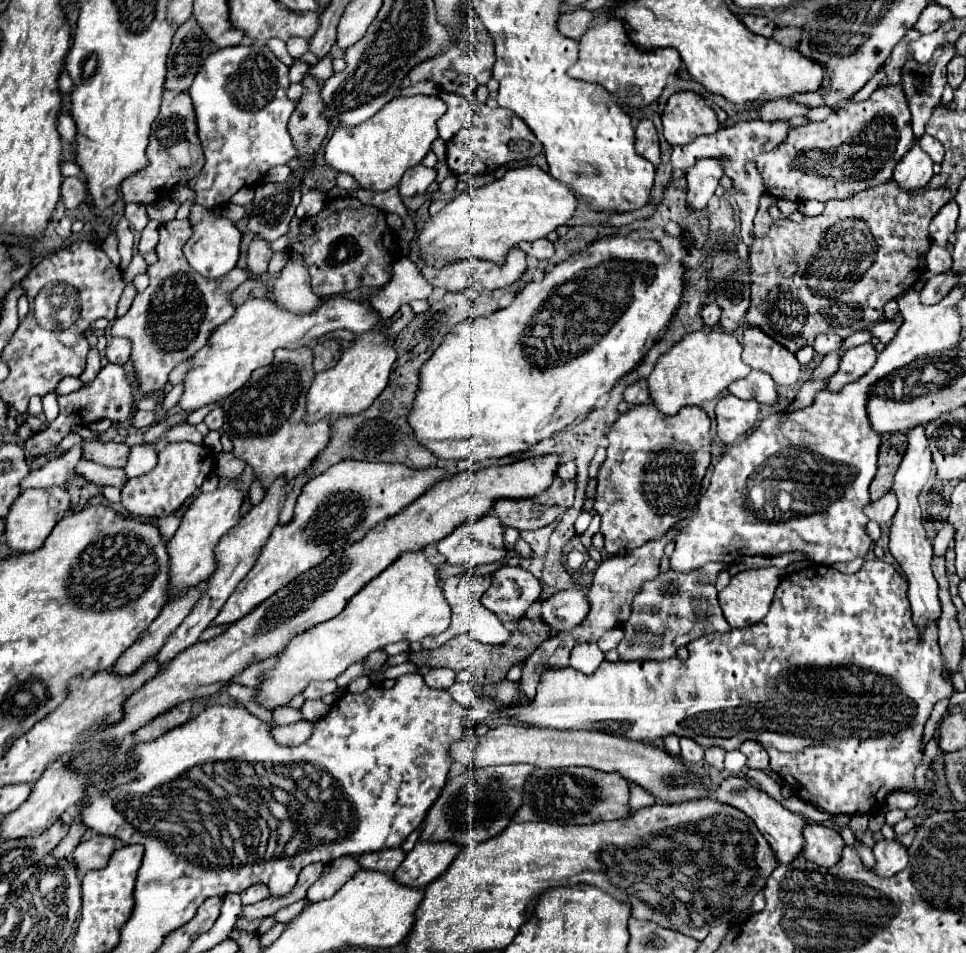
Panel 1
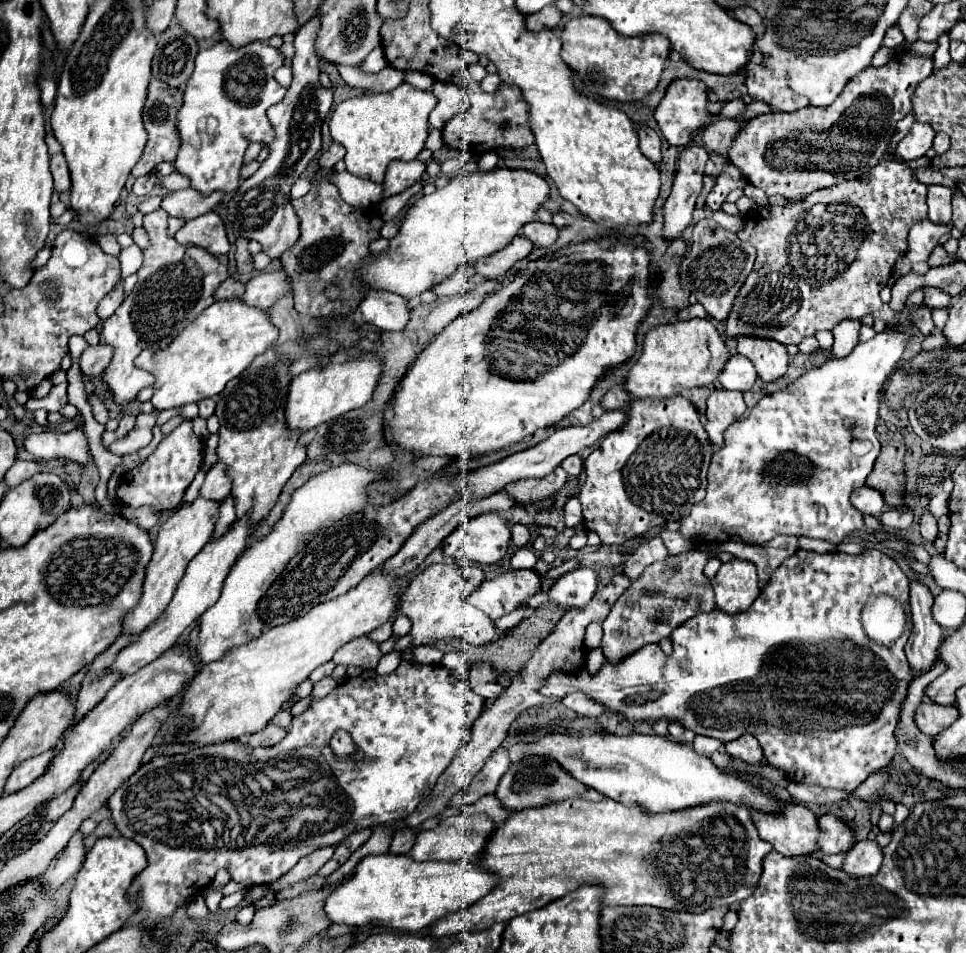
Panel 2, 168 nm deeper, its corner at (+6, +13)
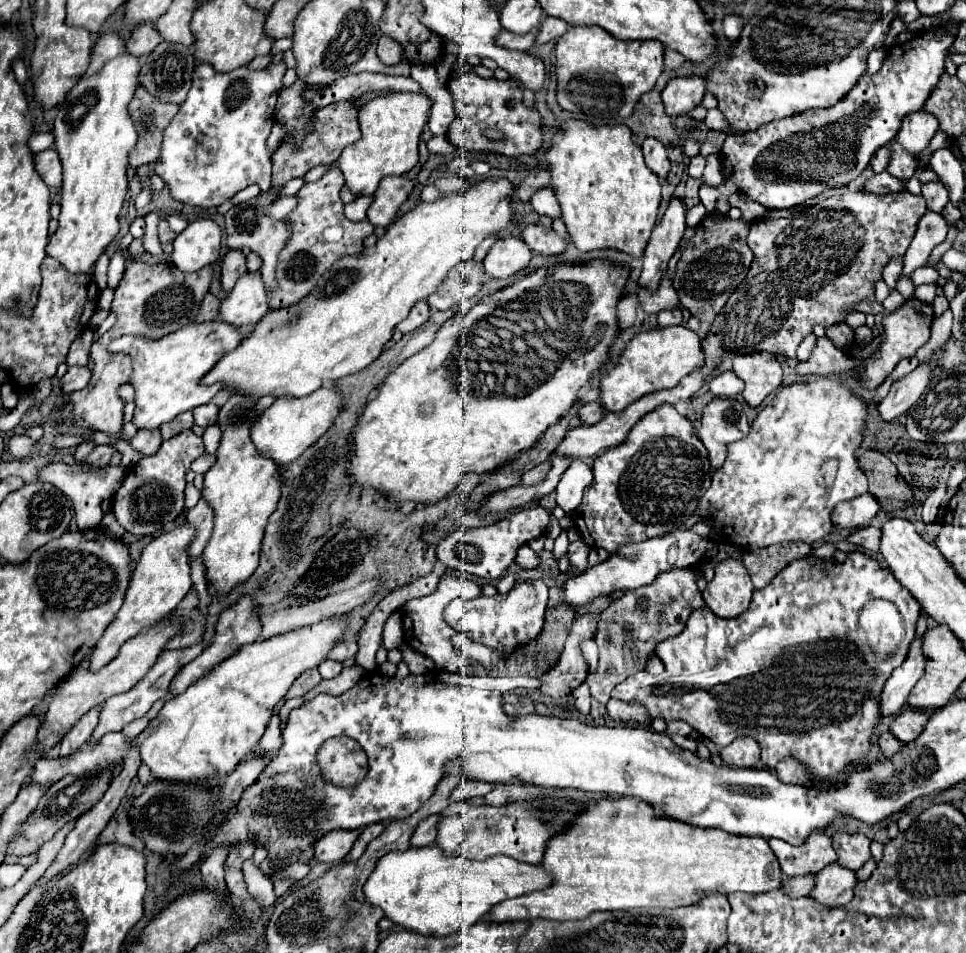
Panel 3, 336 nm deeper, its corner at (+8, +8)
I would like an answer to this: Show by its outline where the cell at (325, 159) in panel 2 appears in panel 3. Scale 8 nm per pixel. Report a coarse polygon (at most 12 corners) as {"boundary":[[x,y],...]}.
{"boundary":[[357,98],[315,110],[297,148],[273,152],[273,186],[335,164],[357,142]]}

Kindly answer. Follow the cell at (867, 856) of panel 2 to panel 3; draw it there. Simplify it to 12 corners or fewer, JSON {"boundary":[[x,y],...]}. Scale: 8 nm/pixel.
{"boundary":[[831,864],[815,876],[809,898],[825,908],[851,902],[853,870]]}

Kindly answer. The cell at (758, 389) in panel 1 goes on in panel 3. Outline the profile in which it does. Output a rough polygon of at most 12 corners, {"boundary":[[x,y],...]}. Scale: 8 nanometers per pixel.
{"boundary":[[733,370],[713,376],[709,386],[715,398],[737,398],[743,380]]}

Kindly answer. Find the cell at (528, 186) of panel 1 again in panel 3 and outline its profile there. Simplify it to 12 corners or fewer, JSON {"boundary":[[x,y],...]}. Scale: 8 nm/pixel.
{"boundary":[[487,178],[405,212],[205,374],[303,398],[367,368],[515,218]]}

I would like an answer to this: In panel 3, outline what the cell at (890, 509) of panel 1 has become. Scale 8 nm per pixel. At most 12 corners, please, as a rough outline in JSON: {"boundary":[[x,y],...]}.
{"boundary":[[871,494],[839,502],[833,526],[855,530],[879,510]]}

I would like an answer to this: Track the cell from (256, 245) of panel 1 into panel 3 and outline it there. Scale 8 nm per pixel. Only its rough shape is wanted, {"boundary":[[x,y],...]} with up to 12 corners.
{"boundary":[[229,250],[221,264],[221,288],[229,292],[247,272],[245,254]]}

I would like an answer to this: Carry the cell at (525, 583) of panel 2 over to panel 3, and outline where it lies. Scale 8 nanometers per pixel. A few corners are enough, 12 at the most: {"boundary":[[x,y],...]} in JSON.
{"boundary":[[547,586],[457,598],[453,630],[511,654],[541,634]]}

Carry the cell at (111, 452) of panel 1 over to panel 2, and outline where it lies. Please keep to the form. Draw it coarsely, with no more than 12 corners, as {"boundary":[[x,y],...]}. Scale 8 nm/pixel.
{"boundary":[[137,415],[135,427],[107,451],[135,453],[151,443],[155,415]]}

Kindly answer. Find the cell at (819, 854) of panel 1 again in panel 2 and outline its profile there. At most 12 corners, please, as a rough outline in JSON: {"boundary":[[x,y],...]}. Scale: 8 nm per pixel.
{"boundary":[[835,815],[817,821],[821,853],[845,853],[853,831]]}

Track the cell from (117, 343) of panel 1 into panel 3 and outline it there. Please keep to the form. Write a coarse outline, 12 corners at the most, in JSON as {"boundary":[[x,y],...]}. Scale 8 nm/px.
{"boundary":[[69,366],[61,392],[83,390],[91,380],[87,366]]}

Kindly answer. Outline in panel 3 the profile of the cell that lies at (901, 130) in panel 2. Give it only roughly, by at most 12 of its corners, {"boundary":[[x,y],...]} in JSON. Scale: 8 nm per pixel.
{"boundary":[[887,146],[877,150],[869,166],[873,172],[887,168]]}

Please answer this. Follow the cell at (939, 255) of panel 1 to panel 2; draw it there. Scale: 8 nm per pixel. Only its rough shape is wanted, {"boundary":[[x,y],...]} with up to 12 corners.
{"boundary":[[929,219],[909,231],[913,263],[927,261],[941,237],[947,225],[933,225]]}

